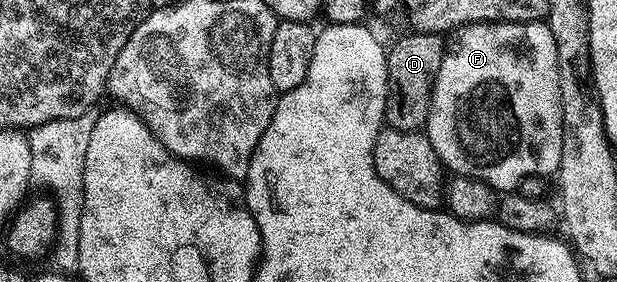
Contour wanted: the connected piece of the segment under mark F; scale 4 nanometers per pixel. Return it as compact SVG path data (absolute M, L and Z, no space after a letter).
M478 21L455 30L447 38L442 67L438 67L438 79L432 88L432 106L428 112L426 136L430 139L436 154L440 156L441 162L453 174L484 181L491 189L497 191L515 190L522 183L522 179L530 175L548 177L555 174L560 168L562 159L564 124L562 123L562 99L558 87L558 47L554 47L554 35L550 27L544 21Z

